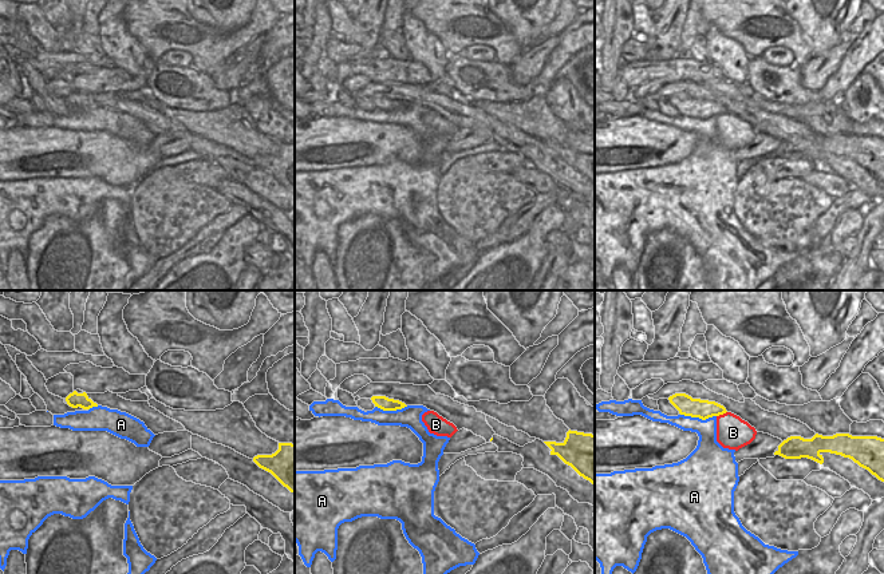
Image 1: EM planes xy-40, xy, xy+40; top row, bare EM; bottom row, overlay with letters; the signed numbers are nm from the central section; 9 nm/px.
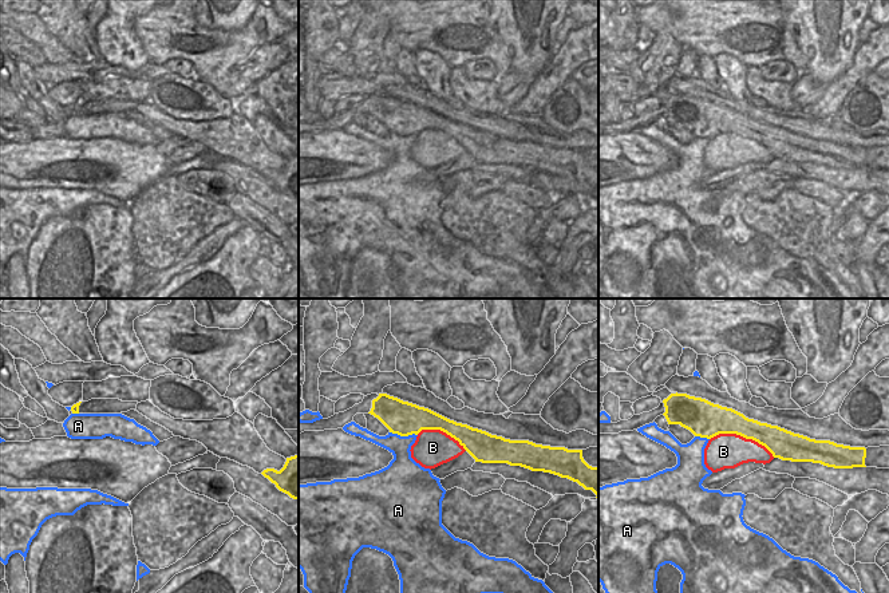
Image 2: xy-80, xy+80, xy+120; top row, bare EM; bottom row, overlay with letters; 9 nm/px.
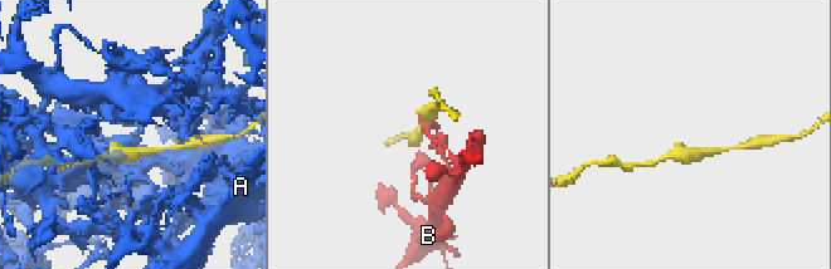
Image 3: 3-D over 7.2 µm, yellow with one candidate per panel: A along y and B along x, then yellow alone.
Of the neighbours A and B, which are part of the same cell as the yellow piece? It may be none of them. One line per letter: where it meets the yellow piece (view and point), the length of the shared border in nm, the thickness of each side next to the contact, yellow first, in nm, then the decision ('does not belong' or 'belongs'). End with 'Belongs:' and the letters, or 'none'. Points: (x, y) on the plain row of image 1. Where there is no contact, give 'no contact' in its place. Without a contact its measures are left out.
A: xy+40 (698, 117) | 320 nm | 170/180 nm | does not belong
B: xy+40 (721, 114) | 110 nm | 170/300 nm | does not belong
Belongs: none

